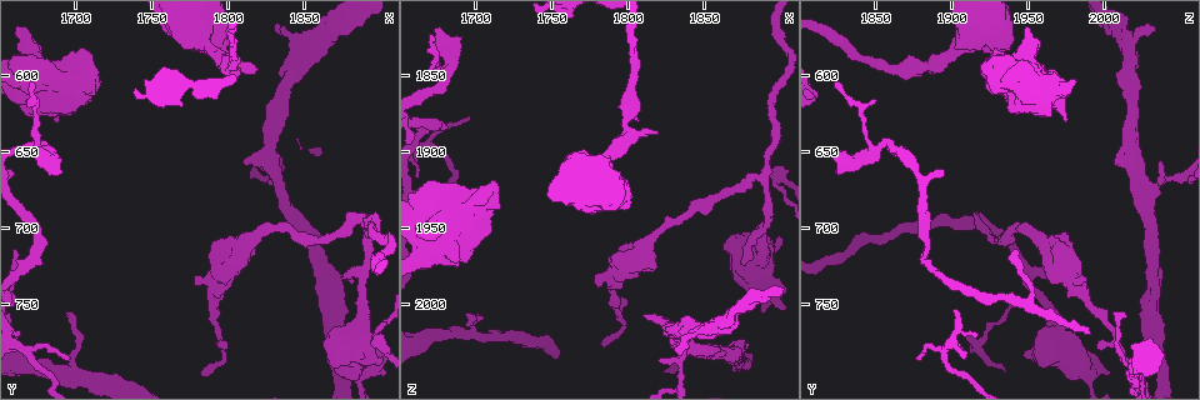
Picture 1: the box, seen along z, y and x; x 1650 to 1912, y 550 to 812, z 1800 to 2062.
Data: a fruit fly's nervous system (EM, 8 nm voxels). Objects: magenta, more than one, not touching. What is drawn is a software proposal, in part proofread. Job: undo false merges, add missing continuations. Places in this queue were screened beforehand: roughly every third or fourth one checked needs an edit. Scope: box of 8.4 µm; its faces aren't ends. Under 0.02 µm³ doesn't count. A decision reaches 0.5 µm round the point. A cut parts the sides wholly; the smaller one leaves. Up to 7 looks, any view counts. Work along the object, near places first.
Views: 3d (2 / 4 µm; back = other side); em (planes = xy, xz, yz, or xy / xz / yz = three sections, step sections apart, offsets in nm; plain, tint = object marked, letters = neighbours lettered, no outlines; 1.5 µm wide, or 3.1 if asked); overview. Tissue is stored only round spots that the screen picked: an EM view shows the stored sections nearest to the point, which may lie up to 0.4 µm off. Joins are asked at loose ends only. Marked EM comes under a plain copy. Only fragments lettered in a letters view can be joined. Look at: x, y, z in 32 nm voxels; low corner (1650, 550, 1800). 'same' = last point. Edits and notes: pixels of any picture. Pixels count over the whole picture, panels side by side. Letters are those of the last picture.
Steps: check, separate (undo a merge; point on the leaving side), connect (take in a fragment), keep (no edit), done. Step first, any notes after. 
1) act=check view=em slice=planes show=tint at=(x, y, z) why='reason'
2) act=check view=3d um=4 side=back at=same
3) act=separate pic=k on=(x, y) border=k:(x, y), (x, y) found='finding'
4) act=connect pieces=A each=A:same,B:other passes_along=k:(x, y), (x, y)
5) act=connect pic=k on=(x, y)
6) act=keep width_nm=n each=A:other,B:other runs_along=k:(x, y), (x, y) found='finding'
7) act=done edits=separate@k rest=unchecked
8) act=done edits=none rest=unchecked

act=check view=em slice=planes show=letters at=(1694, 628, 1962) why='an open end'

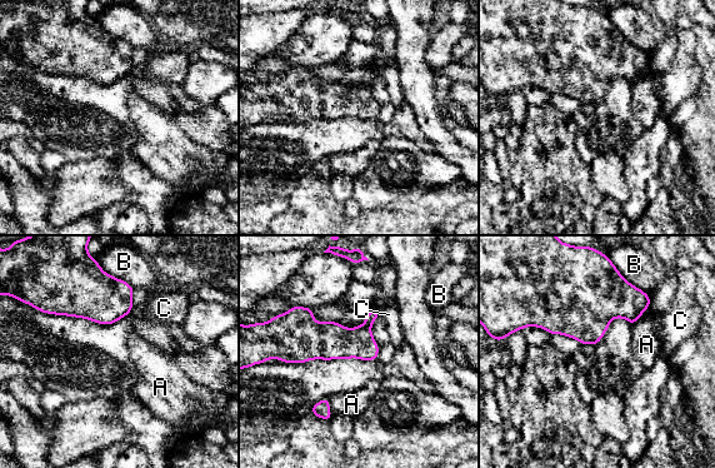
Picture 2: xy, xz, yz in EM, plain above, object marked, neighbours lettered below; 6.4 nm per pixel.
act=keep longest_contact=B:260nm each=A:other,B:other,C:other border=2:(329, 398), (329, 411), (333, 414) found='none of them fits'

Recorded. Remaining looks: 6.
act=check view=em slice=planes show=letters at=(1674, 646, 1820) why='branch stops here'

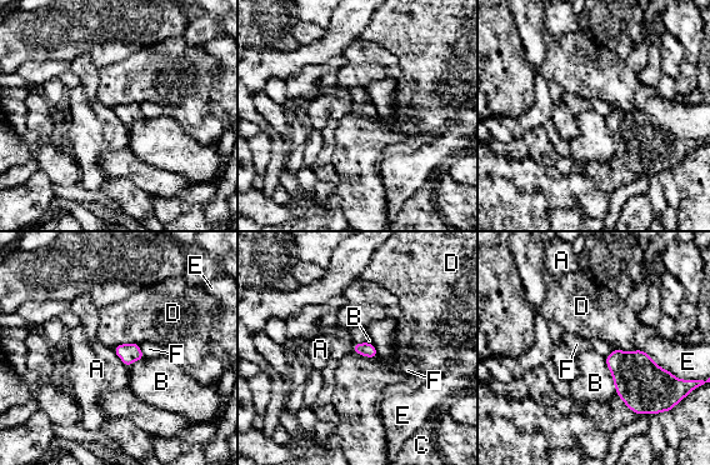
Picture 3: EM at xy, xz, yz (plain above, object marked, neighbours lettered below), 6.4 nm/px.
act=keep longest_contact=B:260nm each=A:other,B:other,C:other,D:other,E:other,F:other found='no lettered fragment goes on from it'

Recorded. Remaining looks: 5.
act=check view=3d um=4 at=(1792, 758, 1998)

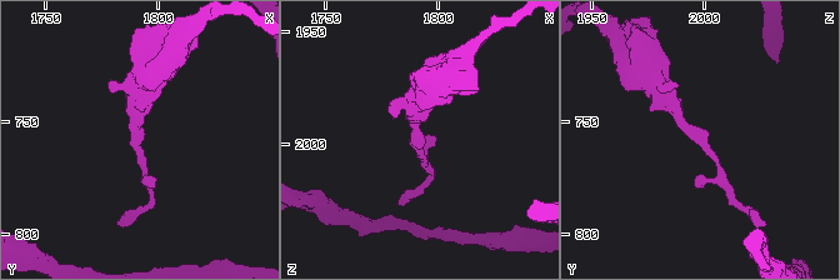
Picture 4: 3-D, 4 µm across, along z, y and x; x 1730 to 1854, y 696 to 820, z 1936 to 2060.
act=check view=em slice=yz step=8 show=letters at=(1791, 756, 1996)

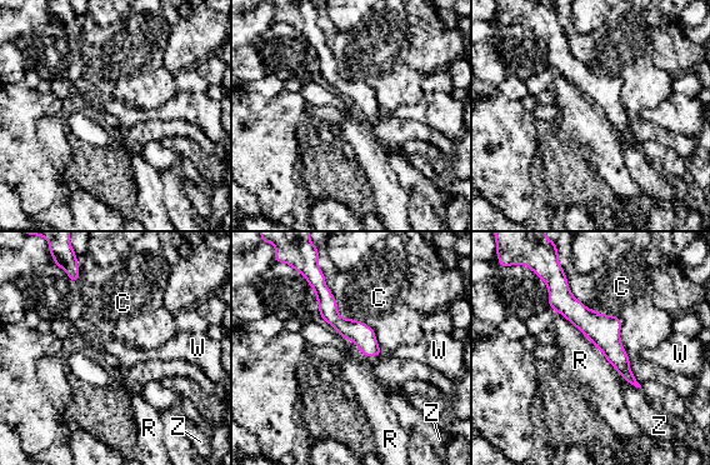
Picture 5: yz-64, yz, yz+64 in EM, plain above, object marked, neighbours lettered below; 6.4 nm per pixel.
act=keep each=C:other,R:other,W:other,Z:other runs_along=5:(553, 263), (559, 294), (631, 380) found='one neuron here'

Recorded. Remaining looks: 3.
act=done edits=none rest=unchecked

